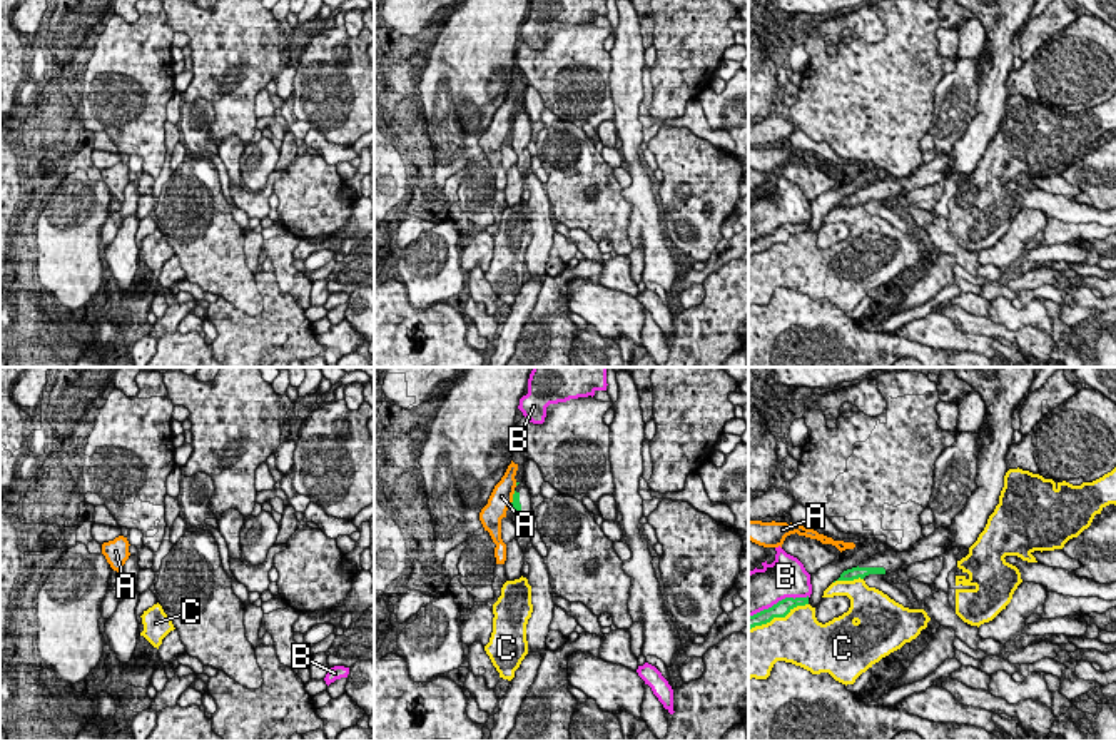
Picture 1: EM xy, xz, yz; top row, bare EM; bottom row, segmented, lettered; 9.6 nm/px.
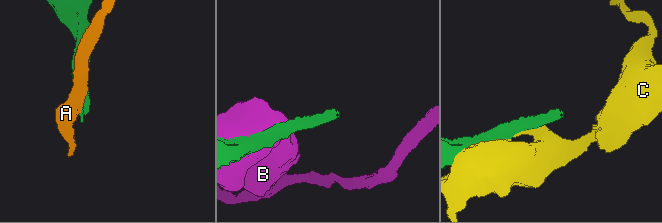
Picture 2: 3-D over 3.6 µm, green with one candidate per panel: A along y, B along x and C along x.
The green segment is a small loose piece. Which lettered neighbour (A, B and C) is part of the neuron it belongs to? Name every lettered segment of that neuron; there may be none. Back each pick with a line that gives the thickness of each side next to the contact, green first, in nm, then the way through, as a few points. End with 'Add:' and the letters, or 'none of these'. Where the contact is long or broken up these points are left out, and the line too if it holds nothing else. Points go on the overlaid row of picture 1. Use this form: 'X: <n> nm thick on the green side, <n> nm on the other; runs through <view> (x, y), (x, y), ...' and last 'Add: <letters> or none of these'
Add: none of these

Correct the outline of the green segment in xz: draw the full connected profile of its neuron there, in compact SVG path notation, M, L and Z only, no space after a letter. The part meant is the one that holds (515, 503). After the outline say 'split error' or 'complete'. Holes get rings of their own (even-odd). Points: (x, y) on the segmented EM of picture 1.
M525 479L515 487L511 506L513 512L510 519L518 529L516 541L525 552L528 544L531 542L531 527L528 526L528 517L533 512L531 494Z | split error

